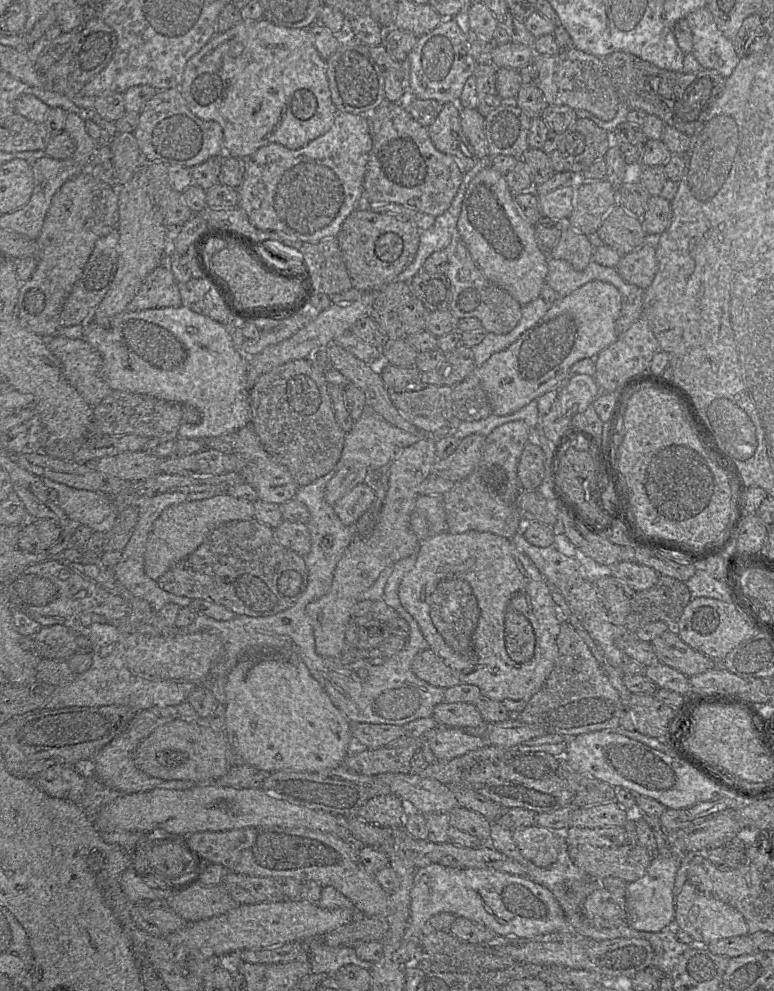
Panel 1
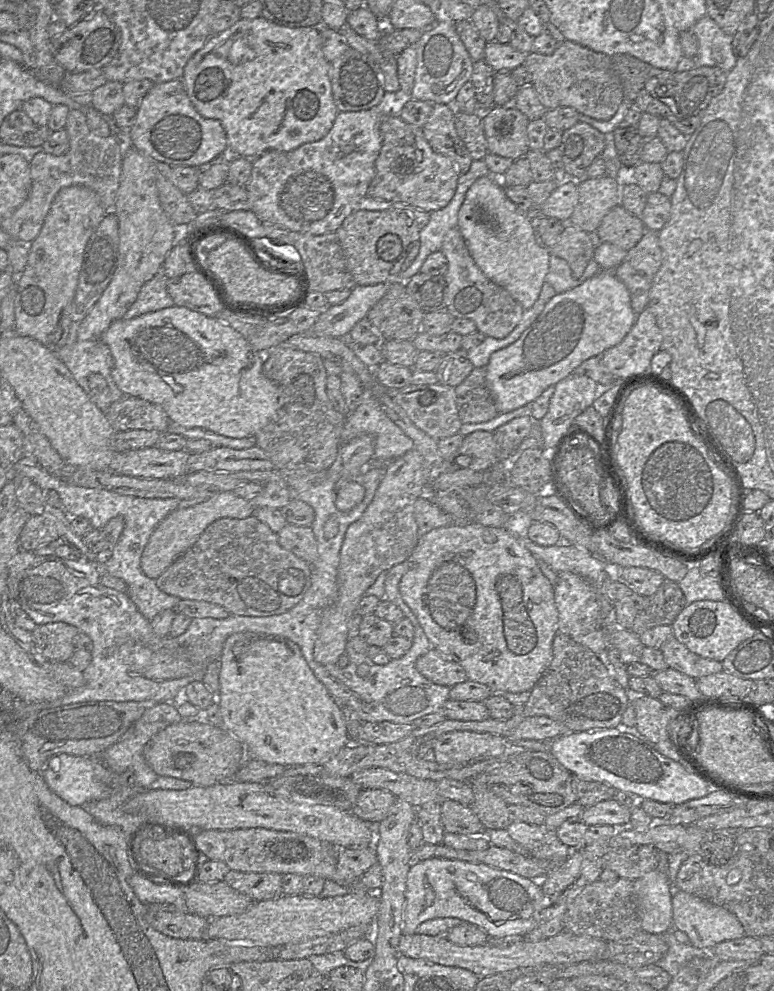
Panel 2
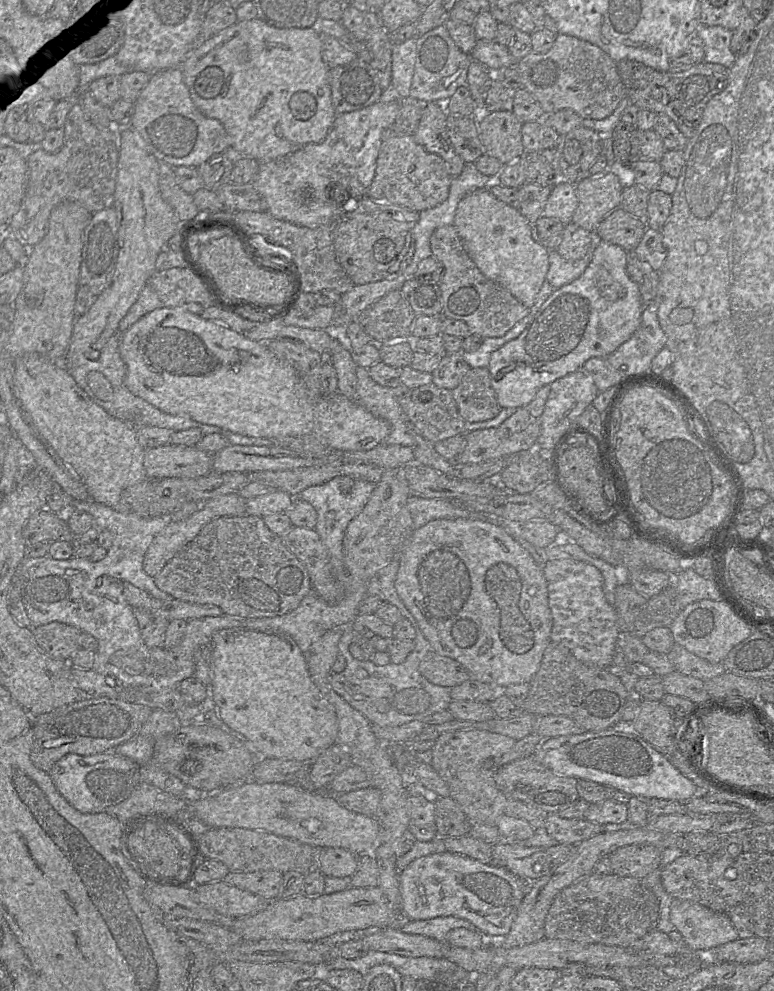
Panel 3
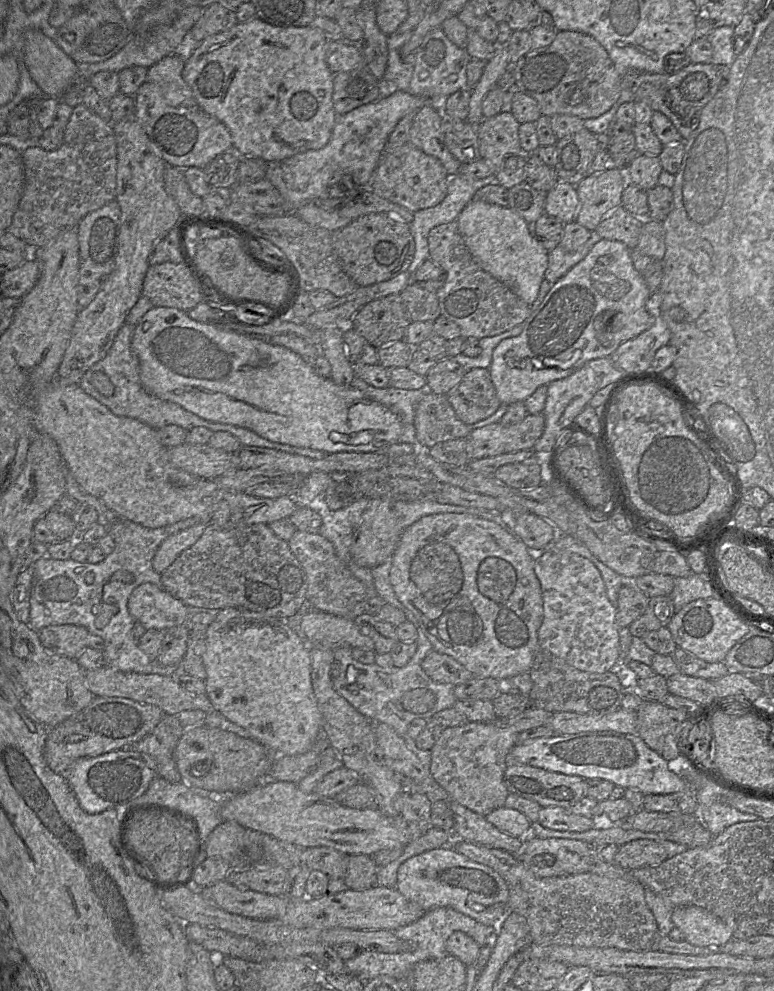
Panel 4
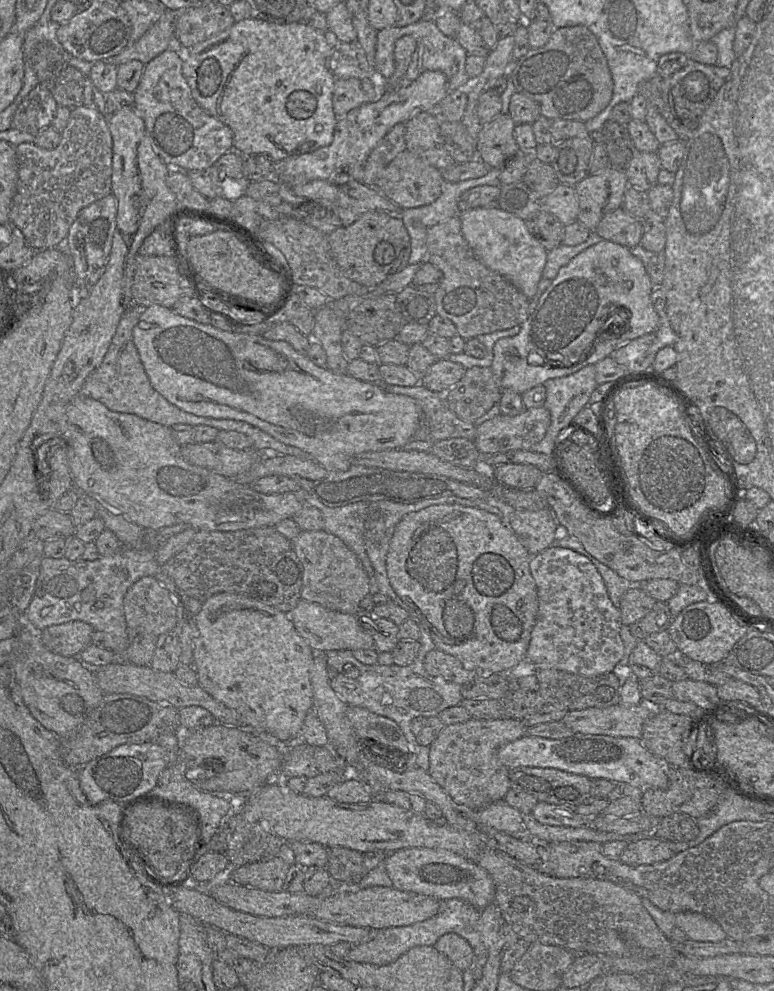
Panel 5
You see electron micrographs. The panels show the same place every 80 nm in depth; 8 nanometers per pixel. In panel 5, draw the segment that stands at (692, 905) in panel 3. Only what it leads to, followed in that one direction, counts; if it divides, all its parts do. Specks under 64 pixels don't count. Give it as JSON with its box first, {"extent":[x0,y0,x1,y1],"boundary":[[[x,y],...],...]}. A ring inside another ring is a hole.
{"extent":[675,911,727,942],"boundary":[[[682,911],[675,914],[675,920],[676,926],[685,932],[688,940],[719,942],[727,938],[721,925],[705,914]]]}

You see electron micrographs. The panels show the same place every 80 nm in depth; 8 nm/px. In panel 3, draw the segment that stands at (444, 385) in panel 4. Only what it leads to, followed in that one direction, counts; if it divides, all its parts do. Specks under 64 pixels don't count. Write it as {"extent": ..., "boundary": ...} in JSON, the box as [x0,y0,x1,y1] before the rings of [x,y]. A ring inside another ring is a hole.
{"extent":[431,353,470,390],"boundary":[[[444,353],[431,372],[432,383],[440,388],[453,390],[470,369],[462,353]]]}

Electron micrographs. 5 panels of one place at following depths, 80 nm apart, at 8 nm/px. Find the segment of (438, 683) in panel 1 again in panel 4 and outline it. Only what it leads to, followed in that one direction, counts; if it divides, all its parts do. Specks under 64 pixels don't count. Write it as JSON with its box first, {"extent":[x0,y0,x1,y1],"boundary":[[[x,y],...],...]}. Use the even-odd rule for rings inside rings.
{"extent":[421,649,474,684],"boundary":[[[434,649],[421,663],[423,671],[437,683],[463,684],[474,677],[473,673],[447,654]]]}

